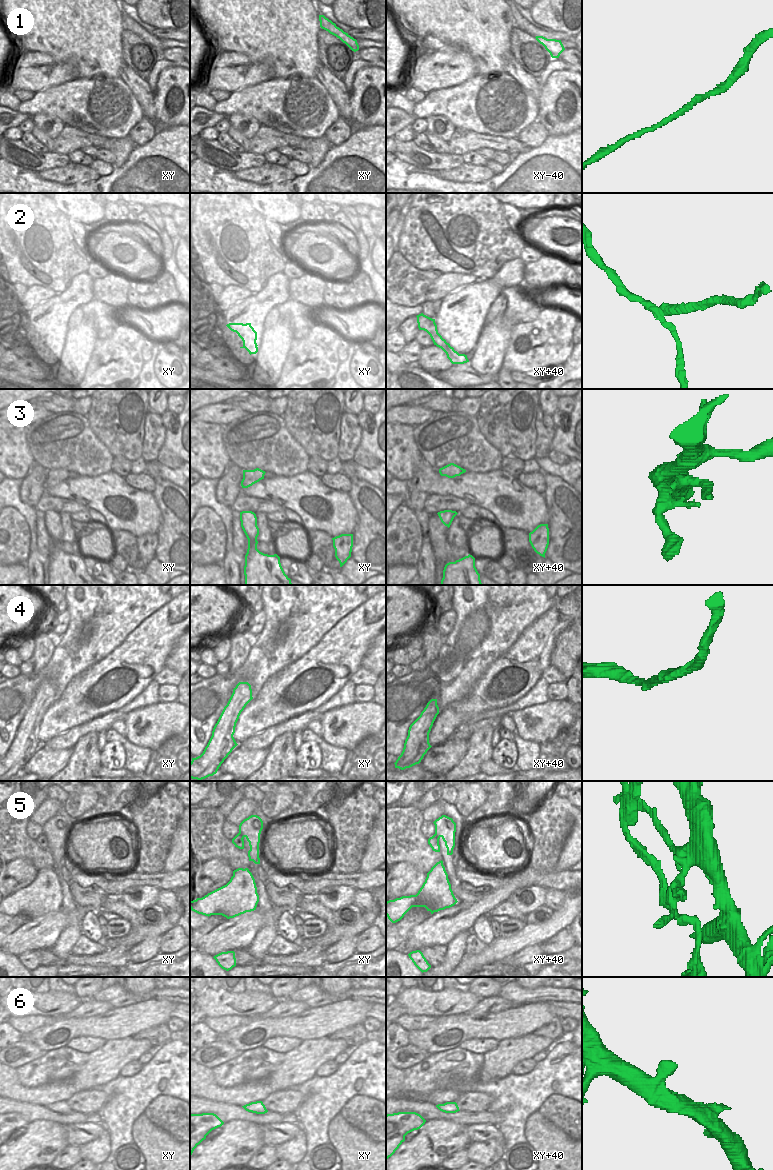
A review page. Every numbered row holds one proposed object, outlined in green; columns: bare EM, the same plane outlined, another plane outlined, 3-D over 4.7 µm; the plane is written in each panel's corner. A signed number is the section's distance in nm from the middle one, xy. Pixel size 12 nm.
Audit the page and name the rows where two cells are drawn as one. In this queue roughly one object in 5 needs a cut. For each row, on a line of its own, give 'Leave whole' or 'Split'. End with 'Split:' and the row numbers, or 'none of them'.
1: Leave whole
2: Split
3: Leave whole
4: Leave whole
5: Split
6: Leave whole
Split: 2, 5

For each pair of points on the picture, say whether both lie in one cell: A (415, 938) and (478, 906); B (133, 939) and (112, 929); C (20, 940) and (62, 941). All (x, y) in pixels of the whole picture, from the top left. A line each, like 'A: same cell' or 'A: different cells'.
A: same cell
B: different cells
C: different cells

